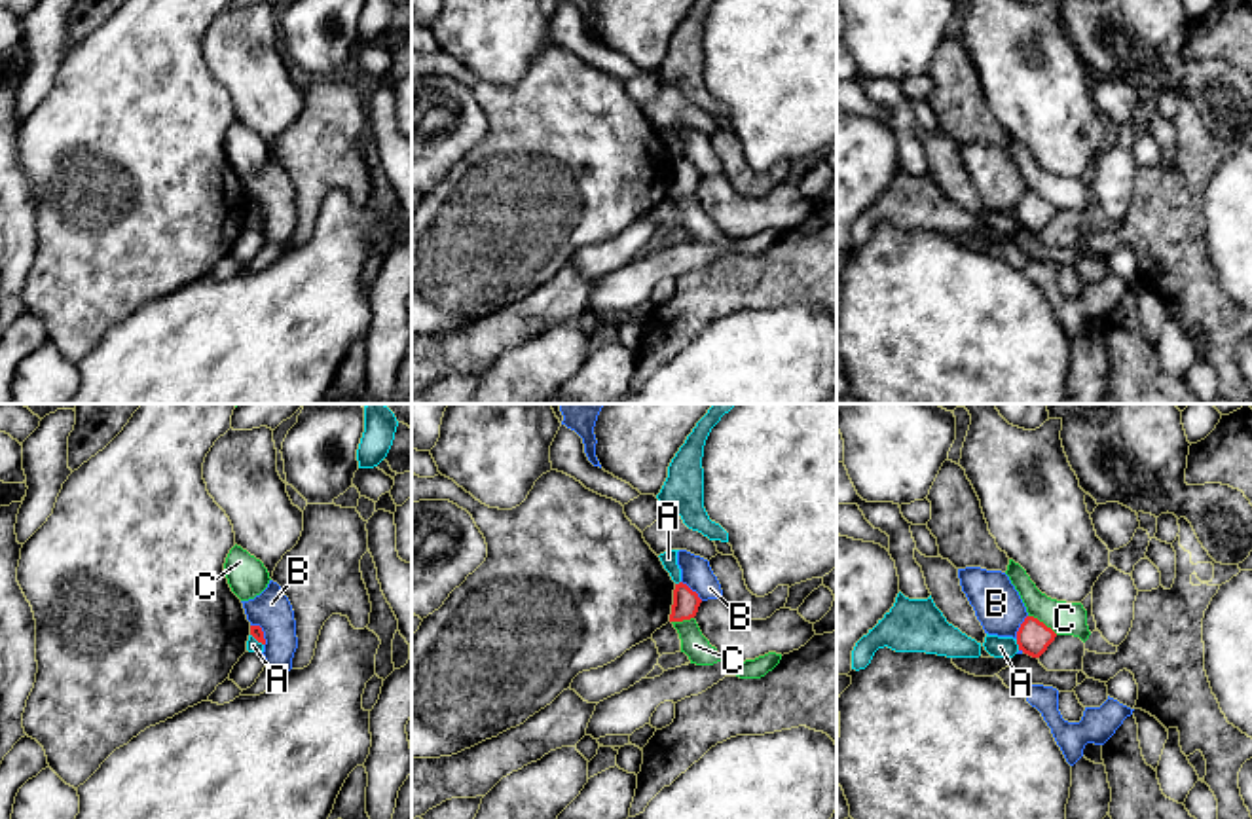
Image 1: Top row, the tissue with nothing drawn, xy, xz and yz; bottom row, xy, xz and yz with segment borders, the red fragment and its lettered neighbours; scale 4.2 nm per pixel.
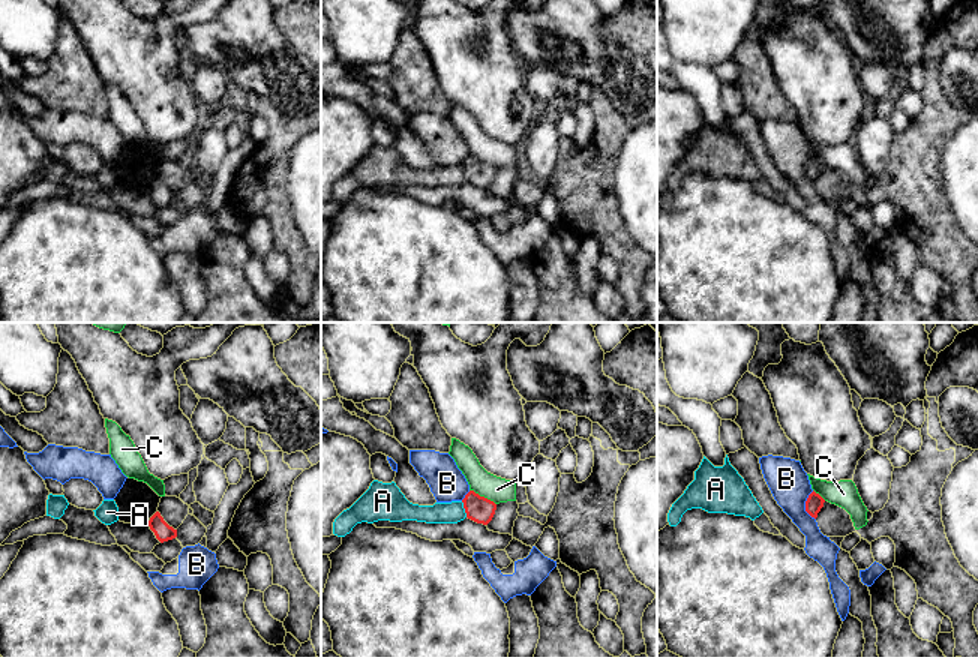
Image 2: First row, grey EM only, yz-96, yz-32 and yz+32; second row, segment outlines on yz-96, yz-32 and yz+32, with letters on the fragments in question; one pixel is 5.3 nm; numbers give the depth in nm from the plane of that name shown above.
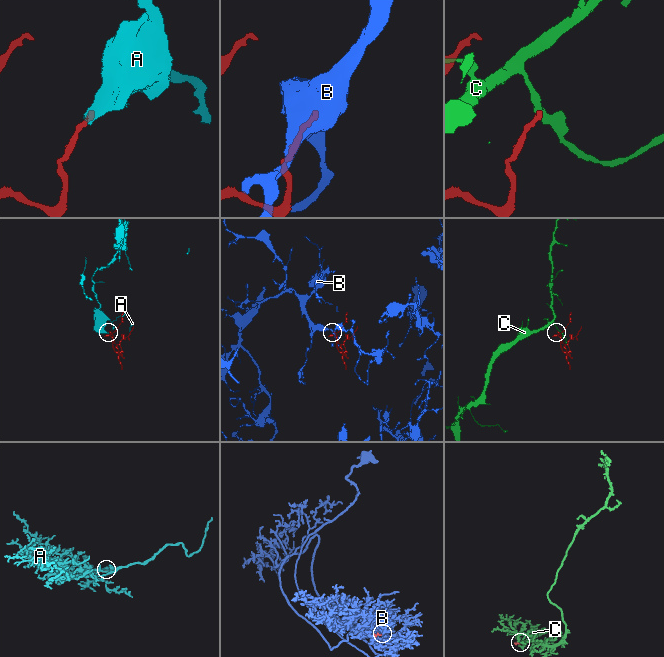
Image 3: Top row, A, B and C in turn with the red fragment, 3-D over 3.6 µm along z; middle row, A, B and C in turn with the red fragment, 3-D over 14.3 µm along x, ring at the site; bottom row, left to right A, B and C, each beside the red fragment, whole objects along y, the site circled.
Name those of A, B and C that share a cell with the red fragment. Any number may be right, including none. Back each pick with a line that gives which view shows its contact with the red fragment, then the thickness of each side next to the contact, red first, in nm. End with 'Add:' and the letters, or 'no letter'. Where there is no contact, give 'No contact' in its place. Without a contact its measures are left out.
Add: no letter

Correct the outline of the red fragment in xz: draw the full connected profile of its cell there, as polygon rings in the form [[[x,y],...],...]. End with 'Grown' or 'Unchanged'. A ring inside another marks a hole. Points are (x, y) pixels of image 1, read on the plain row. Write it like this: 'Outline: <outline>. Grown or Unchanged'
Outline: [[[679,157],[673,165],[670,197],[683,197],[696,191],[702,174],[687,159]]]. Unchanged

